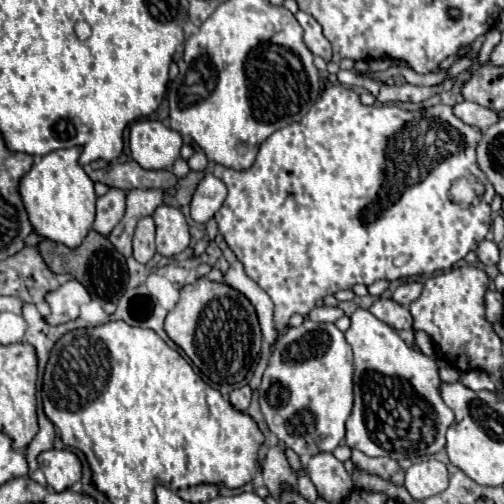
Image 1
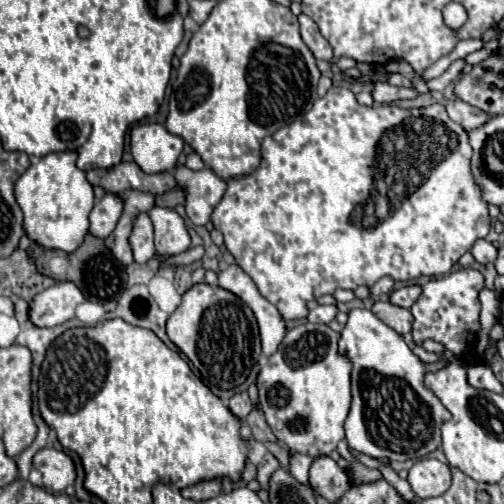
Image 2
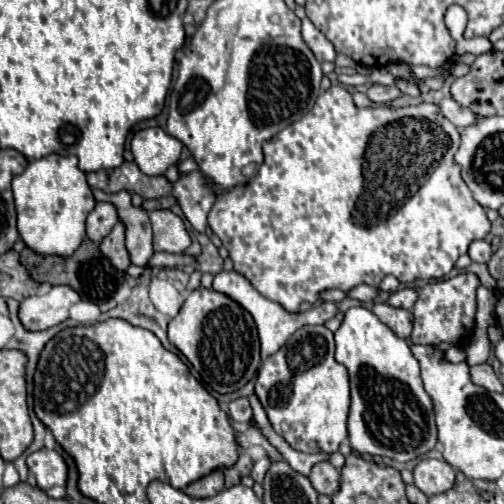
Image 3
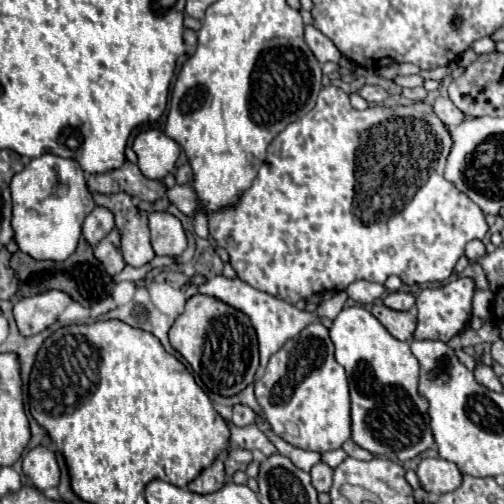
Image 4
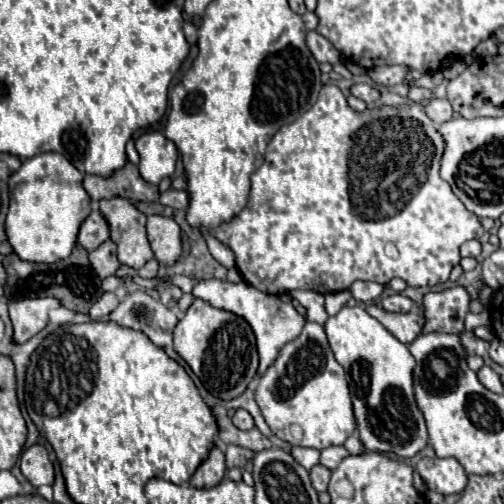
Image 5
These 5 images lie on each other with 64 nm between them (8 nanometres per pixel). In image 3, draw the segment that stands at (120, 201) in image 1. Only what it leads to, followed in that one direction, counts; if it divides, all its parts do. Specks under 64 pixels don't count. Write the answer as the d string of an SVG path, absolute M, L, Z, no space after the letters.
M96 202L94 210L88 214L88 220L86 220L88 238L92 242L100 244L100 240L110 234L110 230L114 228L116 222L118 222L116 206L110 202Z

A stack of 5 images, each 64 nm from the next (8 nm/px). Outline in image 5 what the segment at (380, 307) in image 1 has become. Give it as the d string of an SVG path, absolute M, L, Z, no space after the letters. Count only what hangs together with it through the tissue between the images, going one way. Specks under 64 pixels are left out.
M370 304L366 306L366 312L370 316L374 316L394 338L398 338L404 344L410 344L414 338L420 336L422 332L422 324L424 318L422 314L416 312L404 312L404 314L396 314L396 312L388 312L378 304Z

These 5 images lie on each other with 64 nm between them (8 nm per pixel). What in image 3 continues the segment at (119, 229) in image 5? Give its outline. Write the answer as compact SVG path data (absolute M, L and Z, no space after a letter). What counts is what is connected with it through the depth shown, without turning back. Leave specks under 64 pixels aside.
M94 190L96 200L106 200L106 198L116 198L116 208L120 214L120 220L126 224L126 246L130 252L130 260L134 266L144 266L152 258L152 226L148 212L142 208L134 208L130 202L128 192L118 192L118 194L106 194L100 190Z

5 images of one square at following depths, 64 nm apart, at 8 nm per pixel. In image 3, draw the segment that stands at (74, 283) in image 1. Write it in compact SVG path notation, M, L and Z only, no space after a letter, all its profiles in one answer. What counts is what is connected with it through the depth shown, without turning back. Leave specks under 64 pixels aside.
M52 286L44 294L26 298L20 304L20 320L28 330L46 330L68 318L68 310L80 300L68 286Z

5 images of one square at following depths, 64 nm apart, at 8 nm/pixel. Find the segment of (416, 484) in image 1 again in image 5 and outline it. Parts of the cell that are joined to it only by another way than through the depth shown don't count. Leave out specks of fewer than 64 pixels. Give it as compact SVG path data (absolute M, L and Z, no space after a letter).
M422 458L416 466L428 490L442 496L458 494L466 486L466 472L454 458Z

